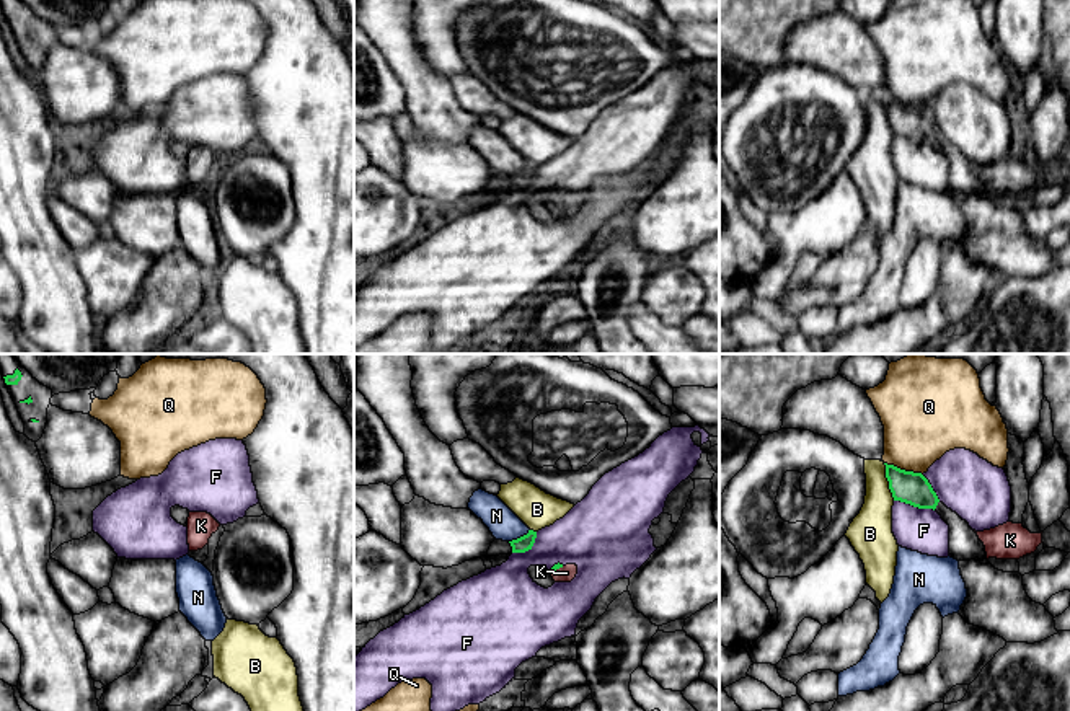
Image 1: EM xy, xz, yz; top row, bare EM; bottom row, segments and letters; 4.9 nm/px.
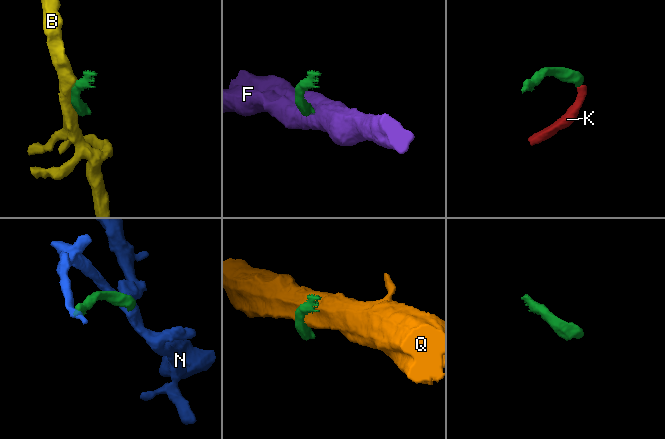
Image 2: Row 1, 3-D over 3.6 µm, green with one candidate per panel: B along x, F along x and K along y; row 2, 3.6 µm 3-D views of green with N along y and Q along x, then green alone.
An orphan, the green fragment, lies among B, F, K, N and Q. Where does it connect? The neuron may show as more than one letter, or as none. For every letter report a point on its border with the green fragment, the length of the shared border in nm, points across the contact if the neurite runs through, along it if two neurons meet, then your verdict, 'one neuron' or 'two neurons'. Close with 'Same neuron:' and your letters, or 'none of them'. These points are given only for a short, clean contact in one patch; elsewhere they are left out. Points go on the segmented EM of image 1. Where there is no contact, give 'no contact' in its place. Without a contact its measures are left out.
B: contact yz (888, 480); length 190 nm; two neurons
F: contact yz (914, 506); length 200 nm; border yz (894, 499), (933, 511); two neurons
K: contact xz (557, 568); length 70 nm; way xz (557, 566), (557, 568), (566, 573); one neuron
N: contact xz (521, 537); length 120 nm; border xz (529, 529), (509, 542); two neurons
Q: contact yz (904, 470); length 200 nm; border yz (884, 462), (922, 475); two neurons
Same neuron: K

